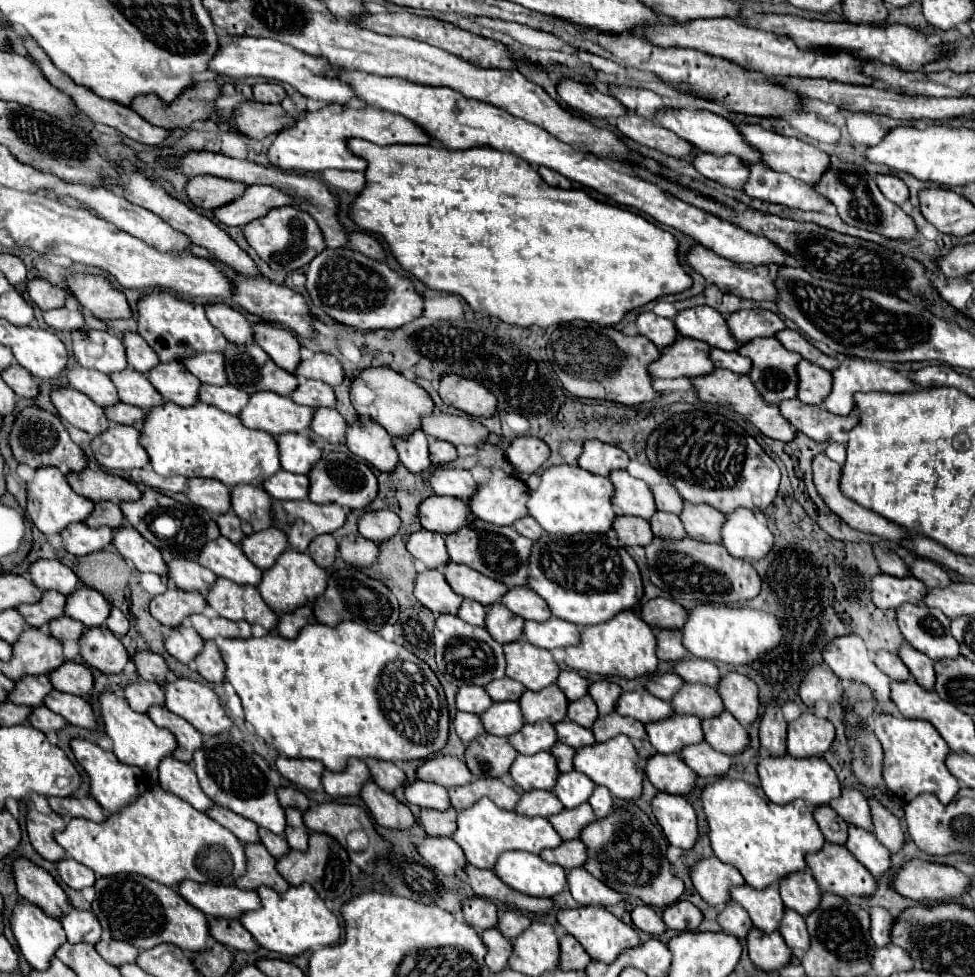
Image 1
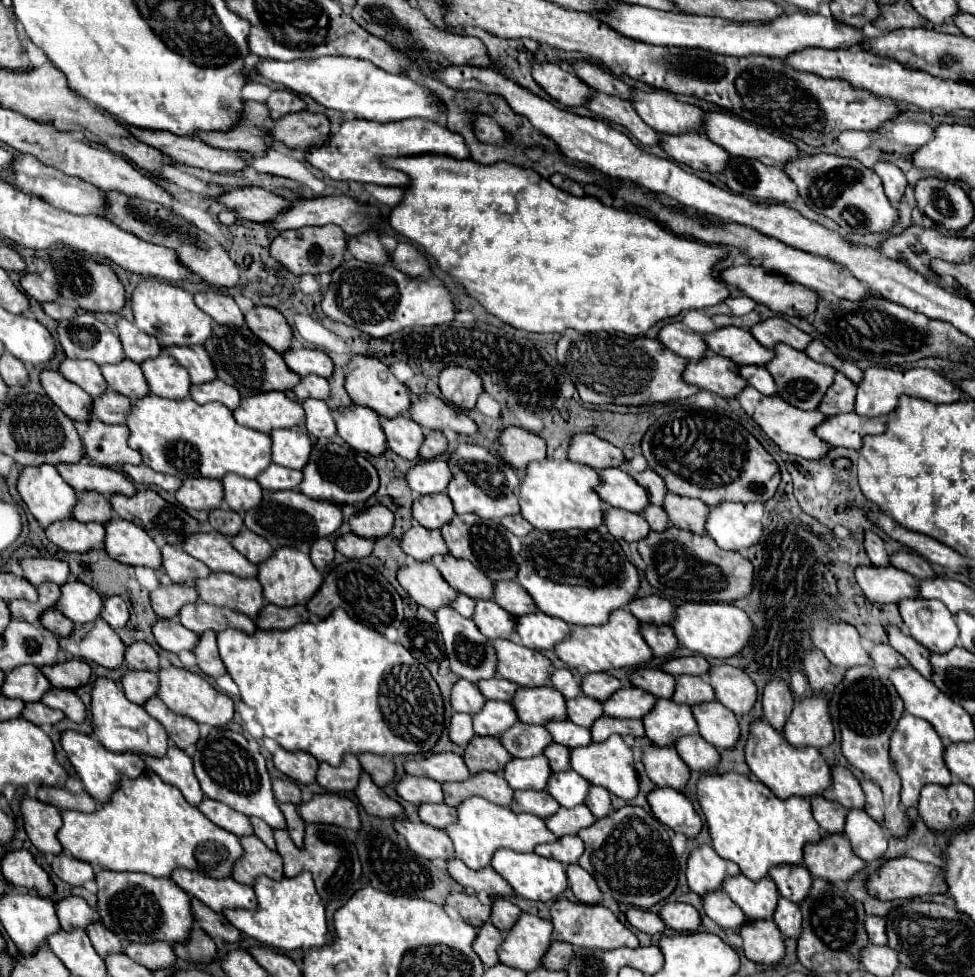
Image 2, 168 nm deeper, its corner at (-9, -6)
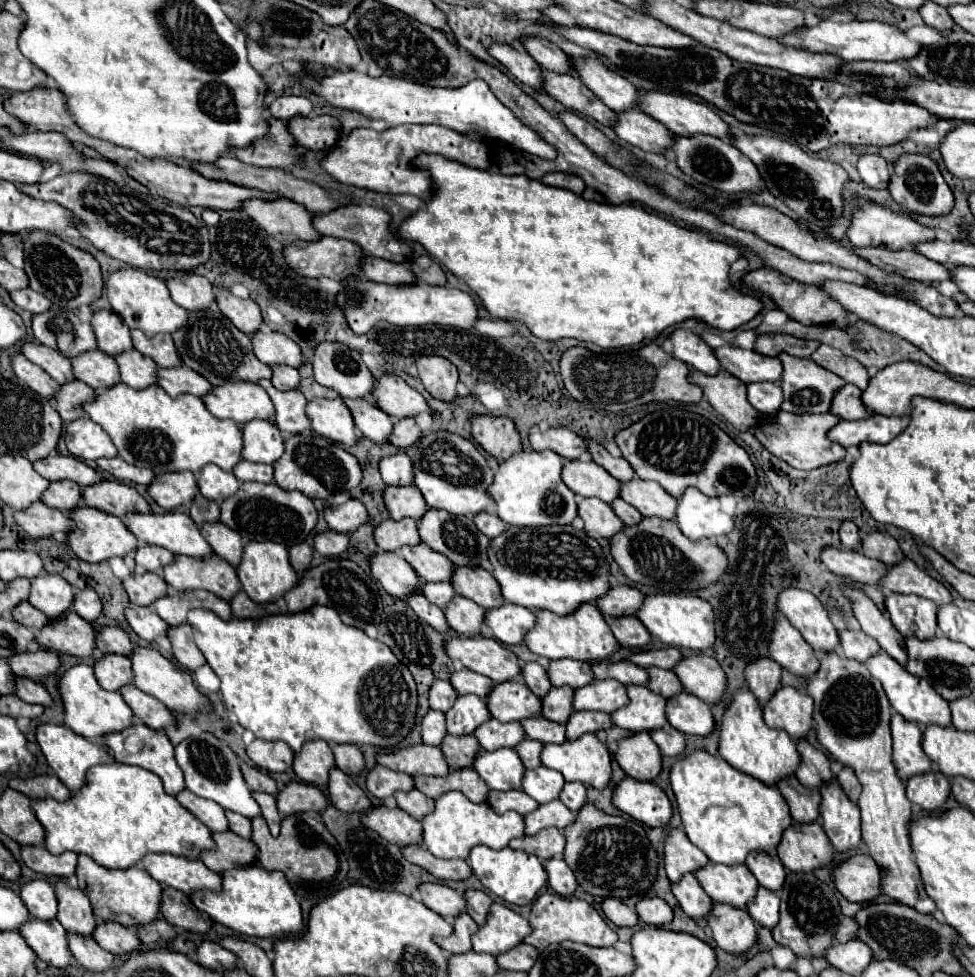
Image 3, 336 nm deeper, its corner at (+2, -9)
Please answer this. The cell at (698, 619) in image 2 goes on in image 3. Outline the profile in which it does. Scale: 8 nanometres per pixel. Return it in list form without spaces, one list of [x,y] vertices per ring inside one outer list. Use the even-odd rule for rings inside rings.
[[[654,594],[646,596],[638,620],[648,628],[652,636],[656,636],[666,646],[678,646],[682,650],[704,652],[716,642],[716,616],[710,602],[698,596],[682,596],[682,594]]]

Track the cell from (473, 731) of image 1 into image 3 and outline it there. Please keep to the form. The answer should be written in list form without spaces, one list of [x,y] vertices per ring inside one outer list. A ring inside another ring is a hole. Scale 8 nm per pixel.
[[[430,710],[424,718],[422,718],[422,740],[428,746],[440,746],[440,742],[446,738],[448,730],[446,730],[446,716],[444,712],[436,712]]]

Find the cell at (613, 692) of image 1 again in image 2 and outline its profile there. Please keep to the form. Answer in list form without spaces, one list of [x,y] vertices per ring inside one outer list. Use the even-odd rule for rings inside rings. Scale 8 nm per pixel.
[[[585,673],[581,679],[581,691],[597,701],[605,701],[621,687],[619,679],[611,677],[609,673]]]

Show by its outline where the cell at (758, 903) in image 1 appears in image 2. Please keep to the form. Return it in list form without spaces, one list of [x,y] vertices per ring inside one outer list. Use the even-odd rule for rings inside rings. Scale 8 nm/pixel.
[[[743,873],[727,877],[723,881],[723,891],[737,903],[749,919],[771,919],[777,907],[779,891],[771,877],[763,877],[763,881],[751,881],[743,877]]]

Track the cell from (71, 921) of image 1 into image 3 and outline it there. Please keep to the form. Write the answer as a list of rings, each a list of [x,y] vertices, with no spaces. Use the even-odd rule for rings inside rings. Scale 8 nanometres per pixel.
[[[32,880],[24,884],[20,898],[24,900],[32,918],[54,920],[58,914],[58,900],[56,900],[54,888],[44,880]]]

